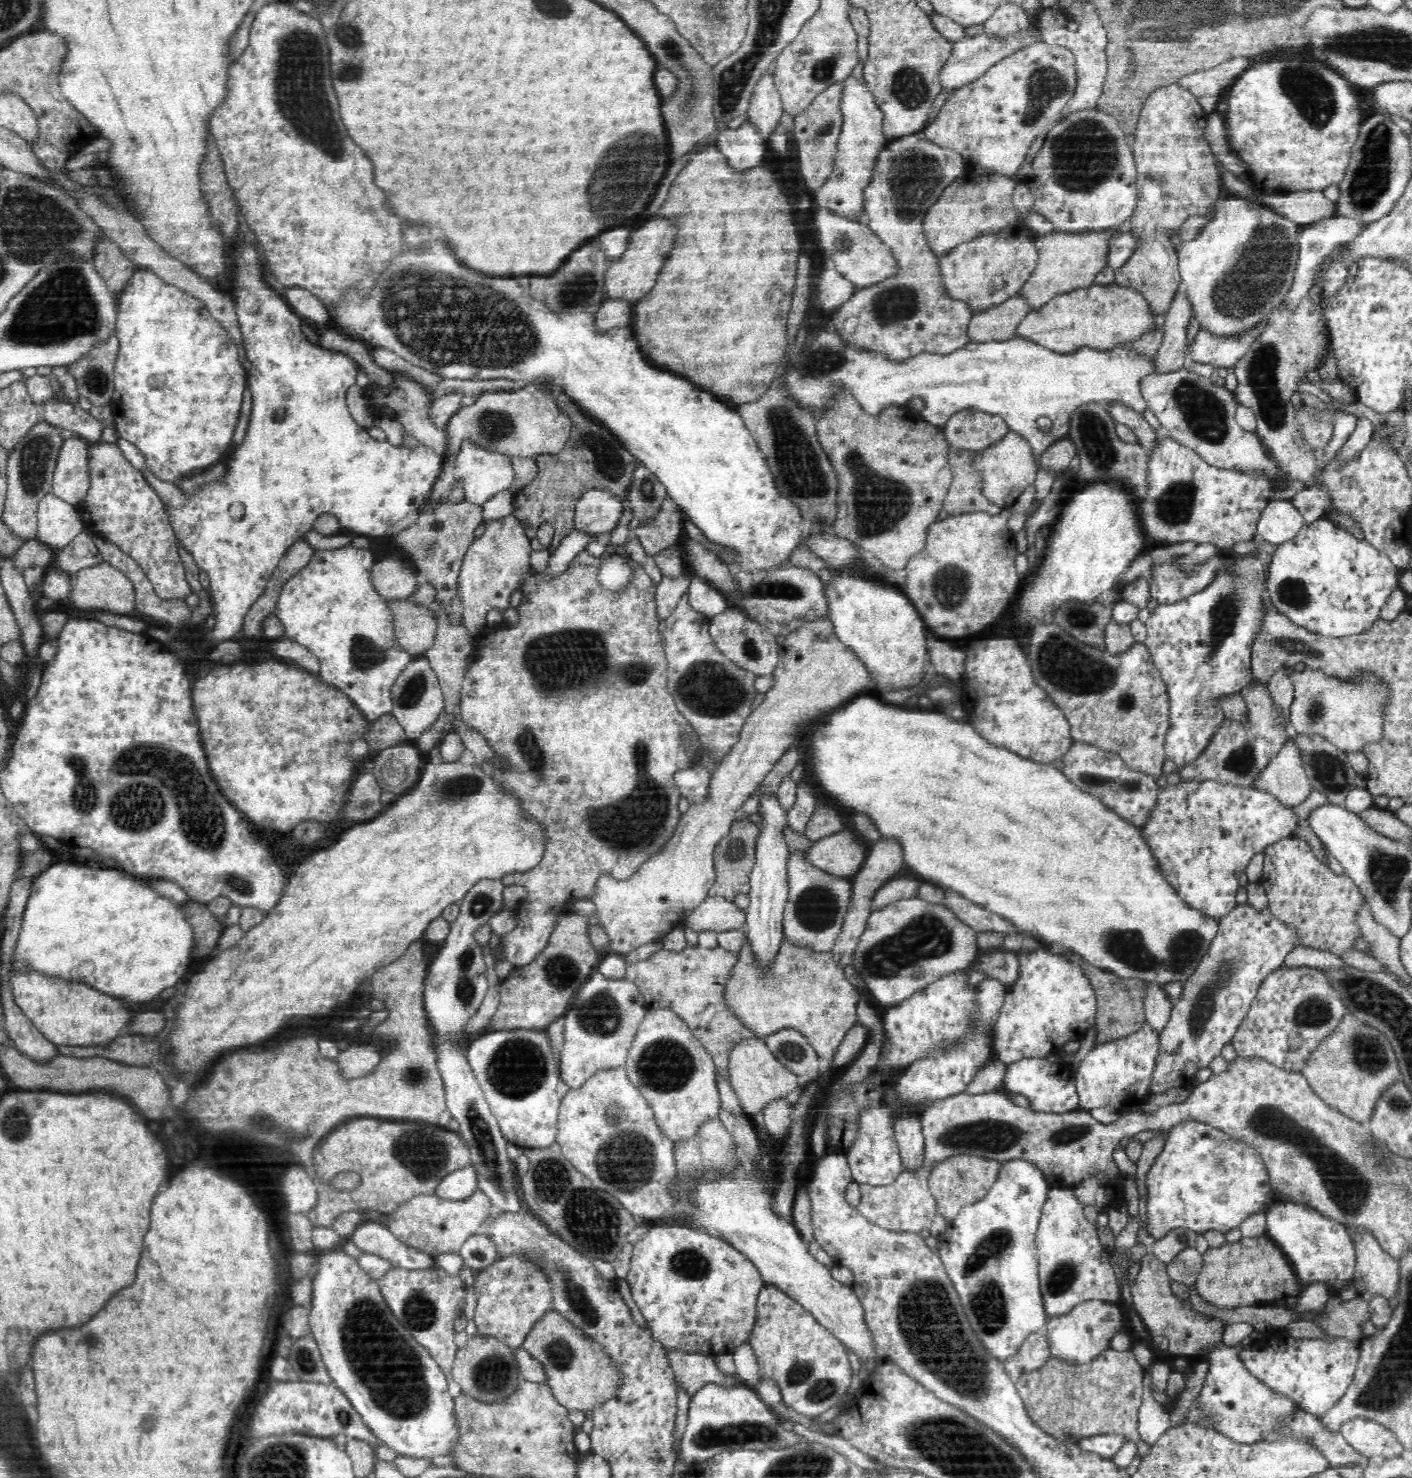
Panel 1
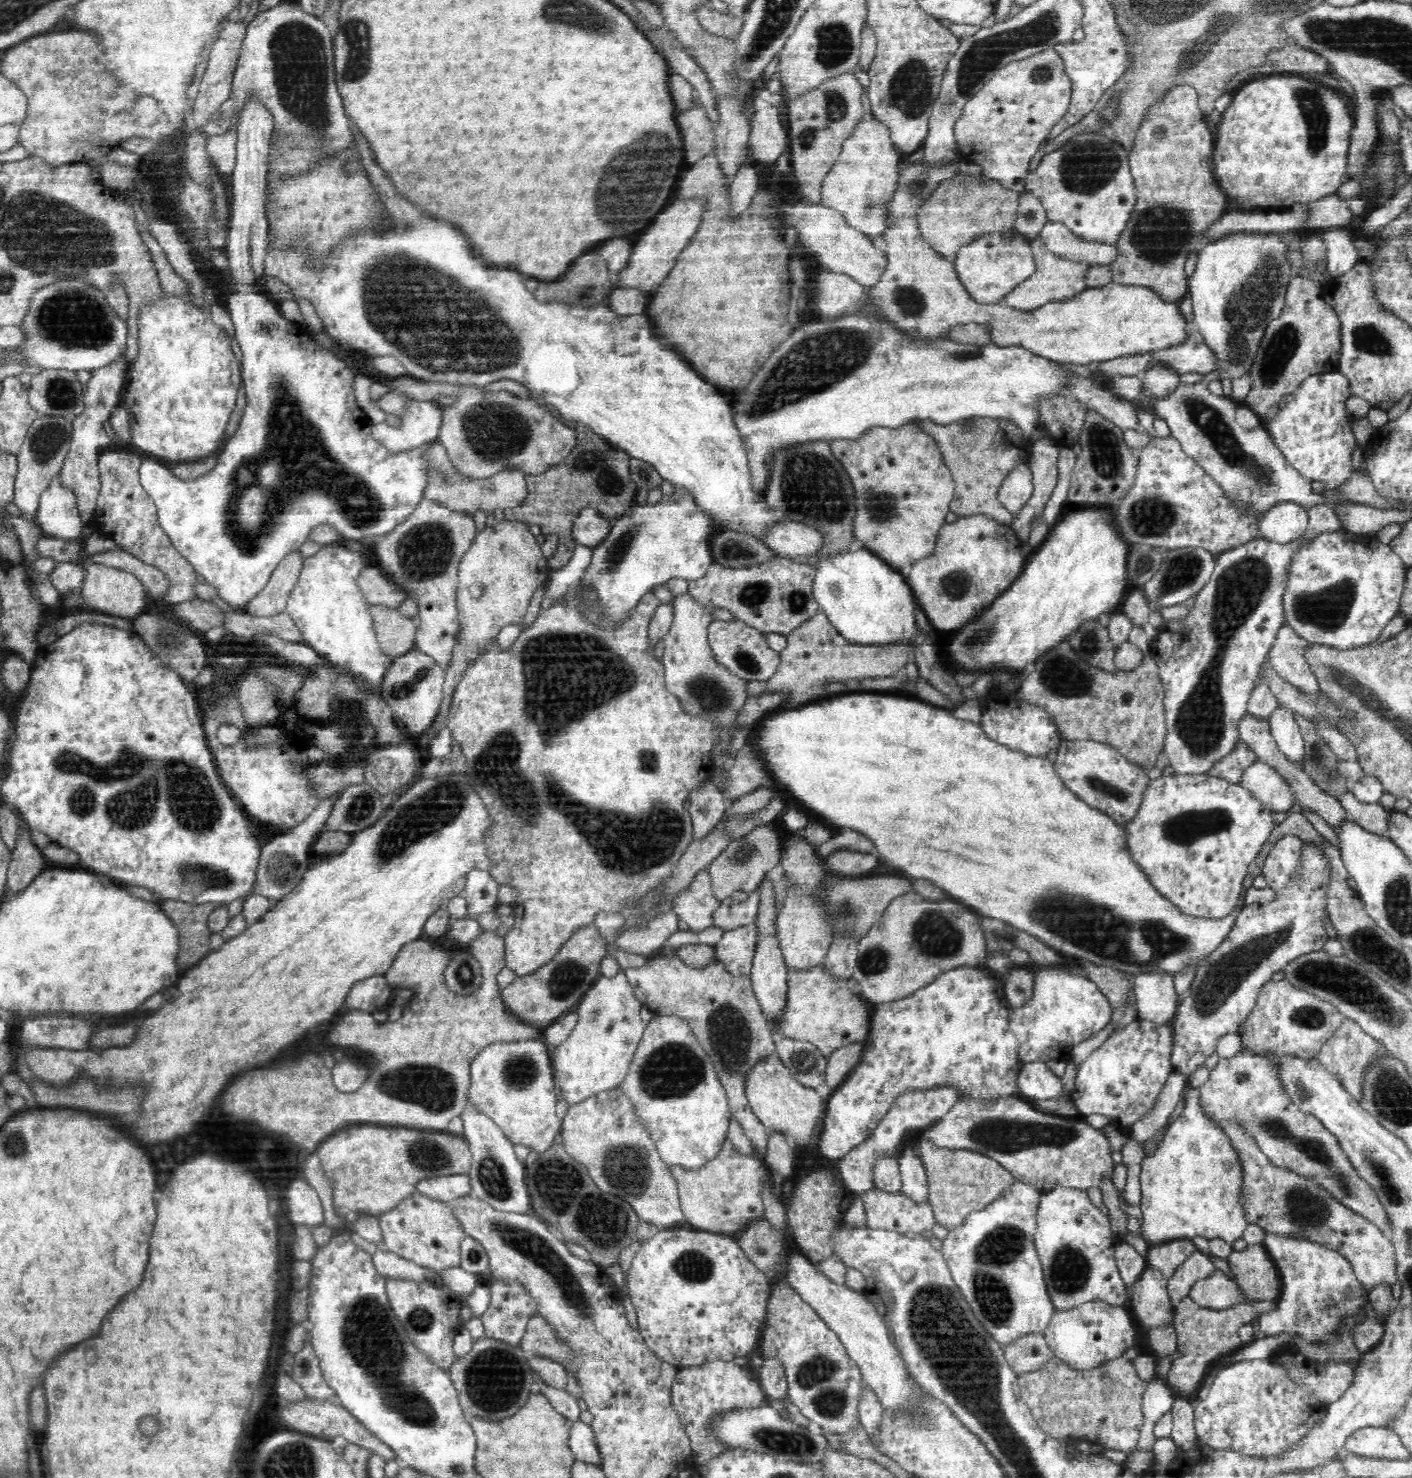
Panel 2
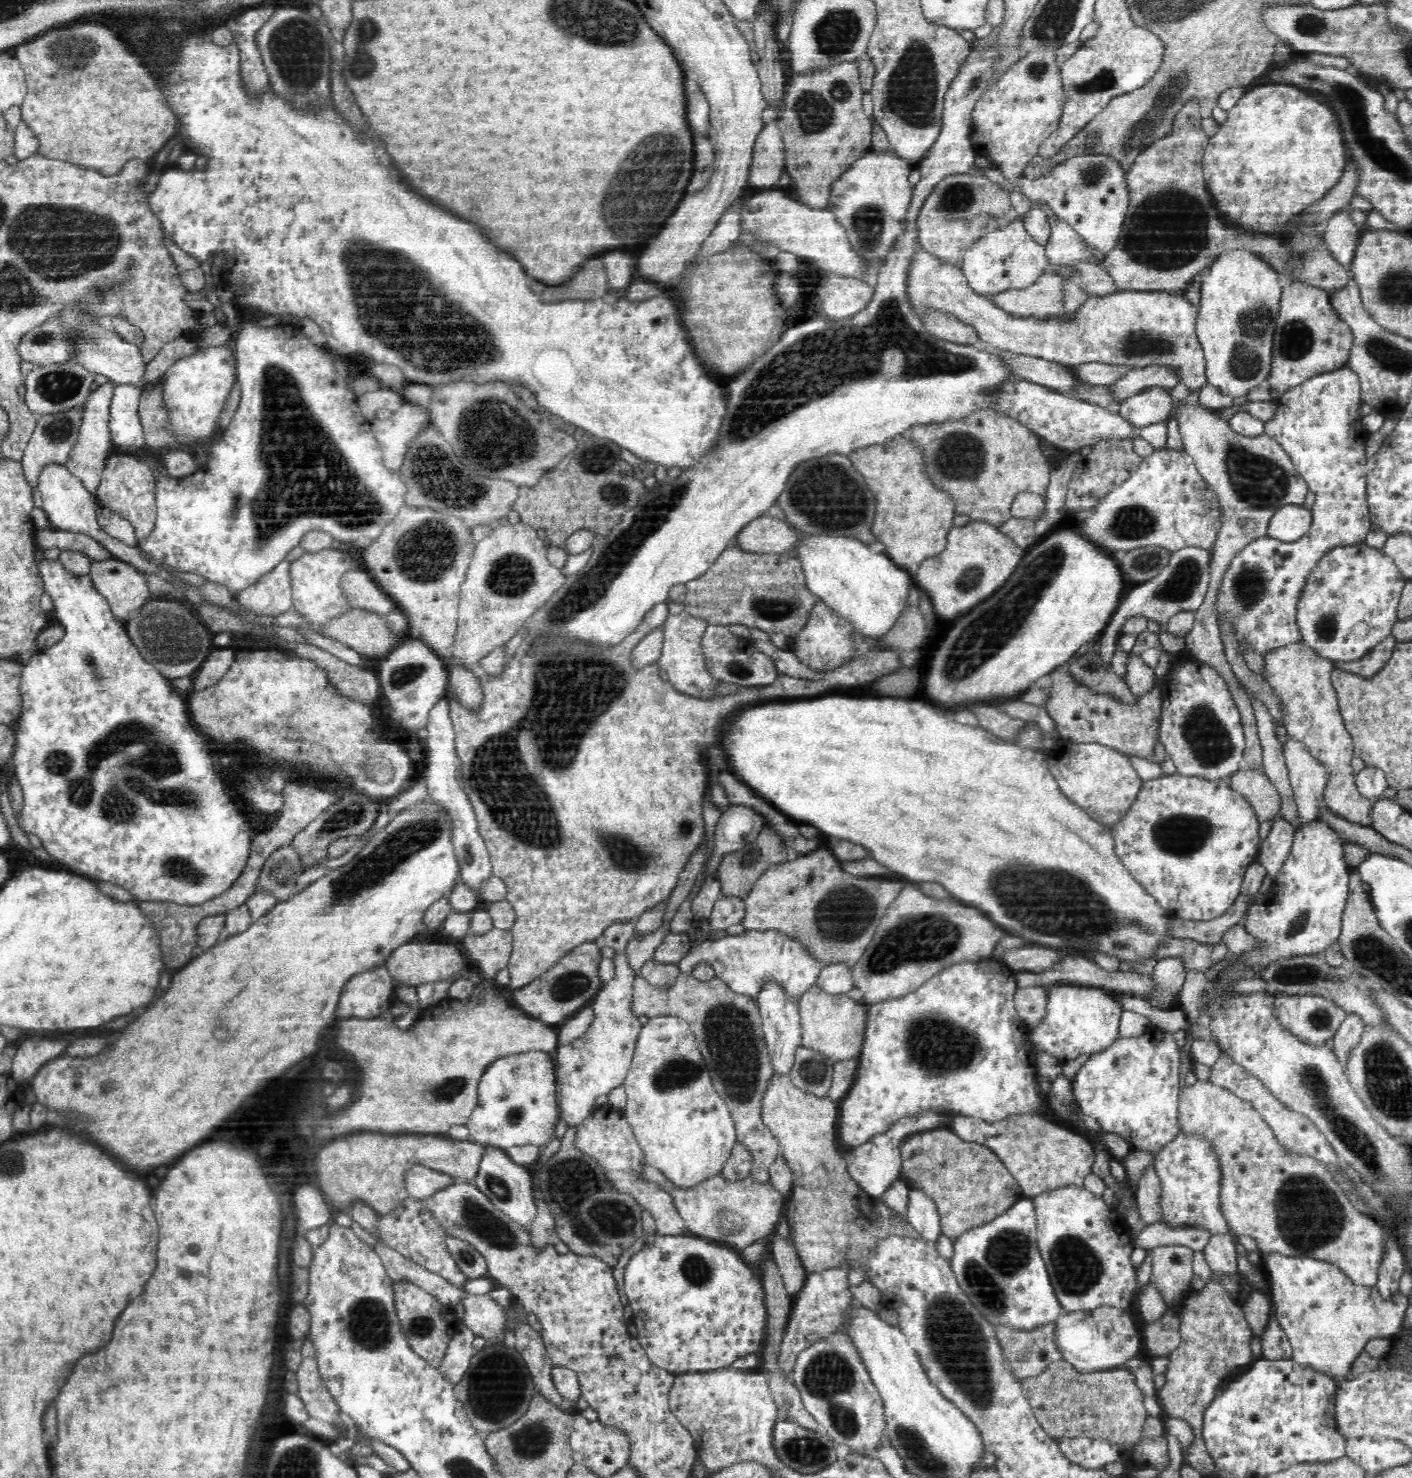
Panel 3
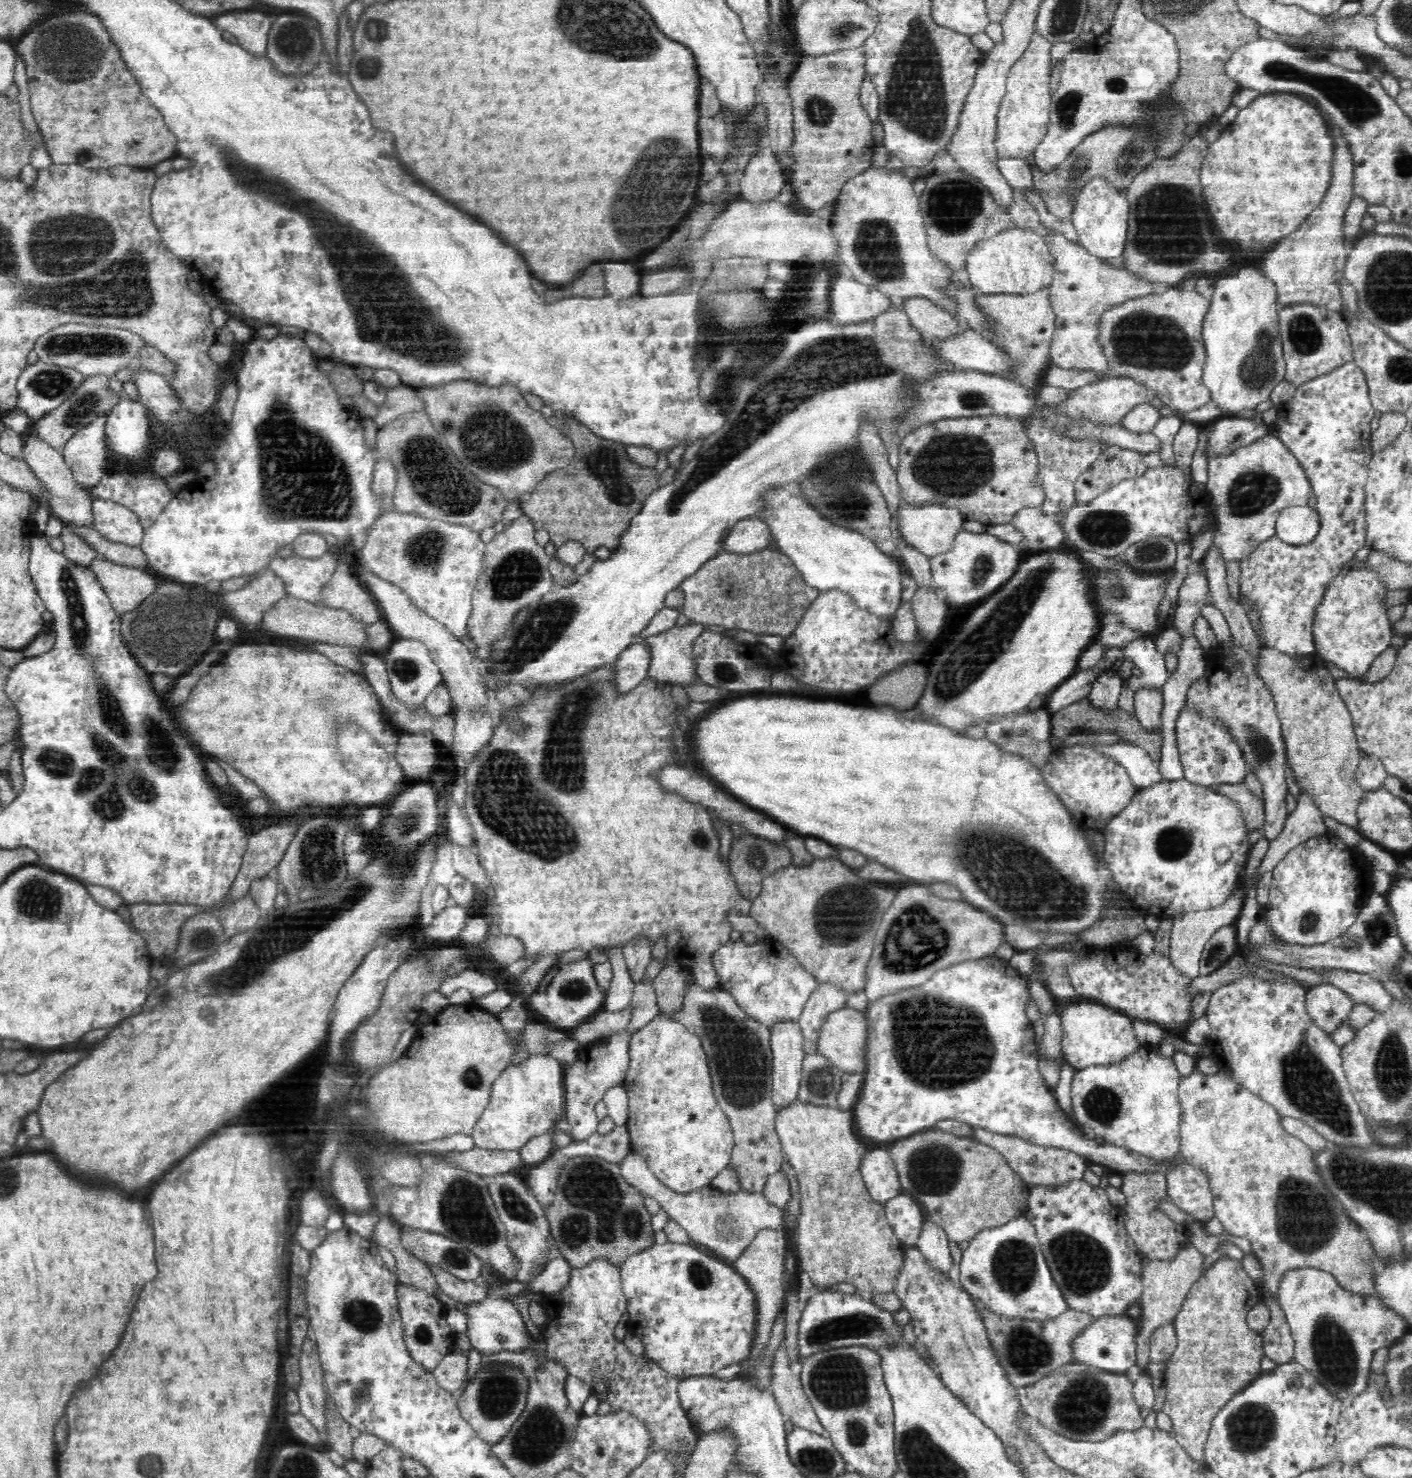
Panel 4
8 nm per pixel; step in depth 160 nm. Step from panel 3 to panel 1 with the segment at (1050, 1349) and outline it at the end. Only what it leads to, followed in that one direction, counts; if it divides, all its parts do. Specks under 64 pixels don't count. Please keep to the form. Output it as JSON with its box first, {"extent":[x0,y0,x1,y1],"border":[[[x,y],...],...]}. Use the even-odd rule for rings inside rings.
{"extent":[1005,1331,1052,1381],"border":[[[1036,1331],[1026,1337],[1014,1356],[1006,1358],[1005,1371],[1016,1381],[1024,1373],[1042,1368],[1052,1357],[1047,1335]]]}

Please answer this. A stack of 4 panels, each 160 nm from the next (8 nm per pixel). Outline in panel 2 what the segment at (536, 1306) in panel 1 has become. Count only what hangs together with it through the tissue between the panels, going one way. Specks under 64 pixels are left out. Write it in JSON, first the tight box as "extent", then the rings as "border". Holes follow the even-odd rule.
{"extent":[480,1280,537,1346],"border":[[[496,1280],[487,1287],[490,1290],[490,1303],[480,1317],[485,1337],[519,1346],[528,1321],[537,1315],[535,1302],[517,1282],[508,1284]]]}

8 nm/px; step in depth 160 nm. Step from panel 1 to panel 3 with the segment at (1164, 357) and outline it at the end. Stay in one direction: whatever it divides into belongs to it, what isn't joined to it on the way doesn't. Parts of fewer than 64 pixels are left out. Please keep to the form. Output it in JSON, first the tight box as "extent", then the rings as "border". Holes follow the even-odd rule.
{"extent":[1115,388,1174,428],"border":[[[1152,388],[1123,400],[1115,411],[1133,426],[1142,428],[1167,420],[1173,412],[1174,402],[1170,390]]]}

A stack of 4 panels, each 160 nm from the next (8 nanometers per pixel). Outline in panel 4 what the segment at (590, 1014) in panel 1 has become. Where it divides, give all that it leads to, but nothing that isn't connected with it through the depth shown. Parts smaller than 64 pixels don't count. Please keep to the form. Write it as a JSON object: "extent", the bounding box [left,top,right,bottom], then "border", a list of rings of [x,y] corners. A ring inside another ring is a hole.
{"extent":[564,946,638,1141],"border":[[[622,946],[612,947],[608,950],[608,959],[613,971],[613,978],[610,987],[605,990],[604,1011],[617,1013],[631,1006],[632,998],[635,992],[638,992],[638,988],[625,962]],[[625,1028],[618,1034],[597,1039],[598,1044],[581,1045],[575,1059],[564,1064],[564,1116],[571,1126],[572,1140],[581,1141],[597,1132],[600,1120],[595,1113],[596,1104],[603,1100],[608,1089],[620,1087],[624,1082],[629,1066],[630,1040],[631,1034]]]}

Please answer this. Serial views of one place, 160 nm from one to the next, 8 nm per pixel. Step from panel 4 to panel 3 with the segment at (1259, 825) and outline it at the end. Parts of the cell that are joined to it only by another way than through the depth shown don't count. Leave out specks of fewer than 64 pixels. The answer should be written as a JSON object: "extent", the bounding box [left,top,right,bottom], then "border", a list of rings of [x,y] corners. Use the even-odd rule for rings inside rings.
{"extent":[1227,769,1280,821],"border":[[[1244,769],[1227,779],[1237,794],[1248,799],[1258,821],[1273,820],[1280,814],[1280,795],[1260,769]]]}

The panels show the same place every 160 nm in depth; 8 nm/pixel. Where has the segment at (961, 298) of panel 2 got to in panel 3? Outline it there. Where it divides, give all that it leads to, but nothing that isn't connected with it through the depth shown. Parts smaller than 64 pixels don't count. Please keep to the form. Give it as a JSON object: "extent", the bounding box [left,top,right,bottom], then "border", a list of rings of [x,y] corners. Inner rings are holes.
{"extent":[907,248,1207,392],"border":[[[923,248],[913,254],[912,264],[909,266],[907,296],[911,308],[918,313],[923,310],[939,310],[949,312],[958,320],[972,326],[978,338],[988,342],[1004,352],[1012,352],[1026,356],[1054,361],[1065,366],[1076,366],[1088,362],[1106,363],[1109,366],[1128,367],[1130,370],[1150,366],[1160,366],[1171,370],[1177,380],[1189,388],[1189,392],[1201,390],[1207,384],[1205,375],[1206,359],[1198,340],[1195,324],[1199,313],[1199,306],[1194,306],[1183,293],[1169,293],[1166,291],[1114,291],[1112,294],[1091,296],[1082,306],[1069,317],[1064,314],[1056,320],[1037,322],[1034,318],[1019,318],[1006,313],[994,305],[994,301],[987,295],[972,291],[968,285],[961,267],[953,267],[942,263],[934,255],[929,255]]]}

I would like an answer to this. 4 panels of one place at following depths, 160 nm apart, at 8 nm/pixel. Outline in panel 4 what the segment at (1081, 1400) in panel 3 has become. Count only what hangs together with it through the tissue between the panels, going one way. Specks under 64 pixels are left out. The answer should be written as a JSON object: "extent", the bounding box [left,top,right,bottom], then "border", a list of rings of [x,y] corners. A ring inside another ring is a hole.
{"extent":[1017,1362,1143,1442],"border":[[[1074,1362],[1064,1364],[1060,1370],[1051,1372],[1038,1383],[1017,1389],[1020,1408],[1028,1416],[1036,1417],[1046,1428],[1076,1442],[1101,1442],[1118,1432],[1132,1432],[1140,1428],[1143,1420],[1132,1390],[1133,1382],[1123,1373],[1112,1373],[1092,1365]]]}

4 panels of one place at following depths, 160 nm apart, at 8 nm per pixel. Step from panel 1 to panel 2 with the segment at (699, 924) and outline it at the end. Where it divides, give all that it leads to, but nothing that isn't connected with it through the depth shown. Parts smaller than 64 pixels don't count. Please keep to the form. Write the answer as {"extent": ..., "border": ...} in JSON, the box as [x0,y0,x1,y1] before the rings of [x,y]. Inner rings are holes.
{"extent":[714,887,762,931],"border":[[[762,887],[754,889],[743,902],[725,897],[721,900],[718,910],[714,912],[714,926],[719,926],[725,931],[746,927],[760,916],[760,904],[762,904]]]}

